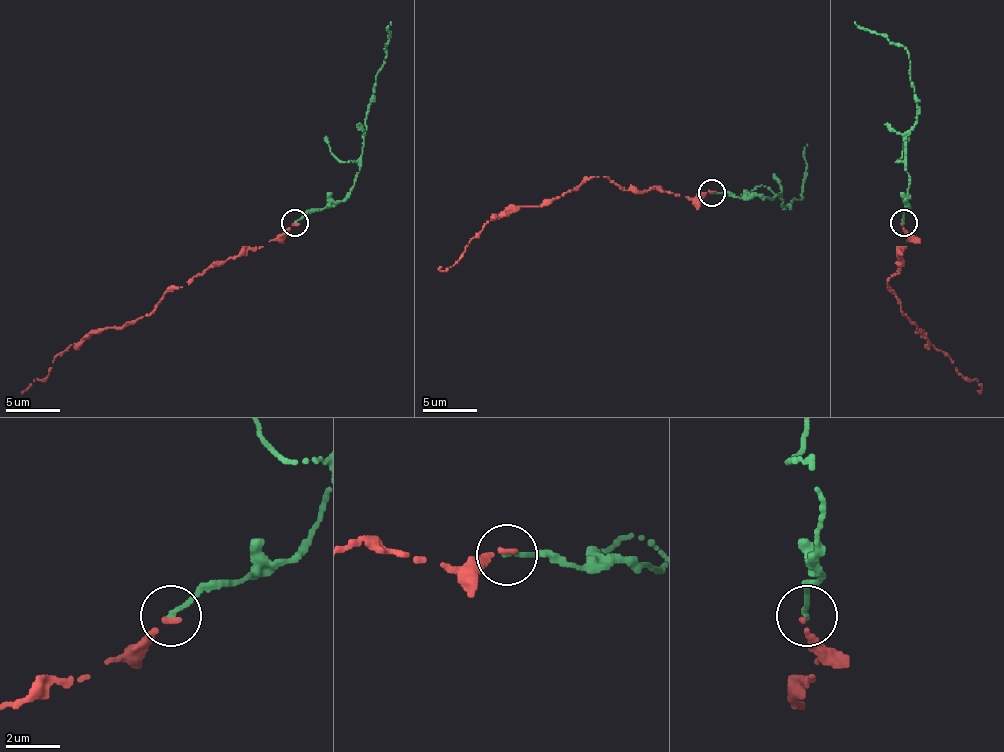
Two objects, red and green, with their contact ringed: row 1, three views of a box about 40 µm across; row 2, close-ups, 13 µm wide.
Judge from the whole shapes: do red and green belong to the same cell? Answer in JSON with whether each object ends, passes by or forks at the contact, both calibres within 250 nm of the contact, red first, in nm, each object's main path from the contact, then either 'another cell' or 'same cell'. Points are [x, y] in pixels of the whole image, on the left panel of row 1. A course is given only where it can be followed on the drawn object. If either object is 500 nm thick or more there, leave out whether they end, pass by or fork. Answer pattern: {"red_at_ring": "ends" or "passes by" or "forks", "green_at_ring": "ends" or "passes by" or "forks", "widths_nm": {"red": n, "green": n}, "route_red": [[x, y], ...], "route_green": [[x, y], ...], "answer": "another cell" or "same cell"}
{"red_at_ring": "ends", "green_at_ring": "ends", "widths_nm": {"red": 200, "green": 160}, "route_red": [[294, 223], [270, 242], [170, 288], [143, 317], [87, 333], [22, 393]], "route_green": [[294, 223], [308, 212], [335, 207], [351, 191], [364, 134], [364, 118], [383, 61], [391, 21]], "answer": "same cell"}

